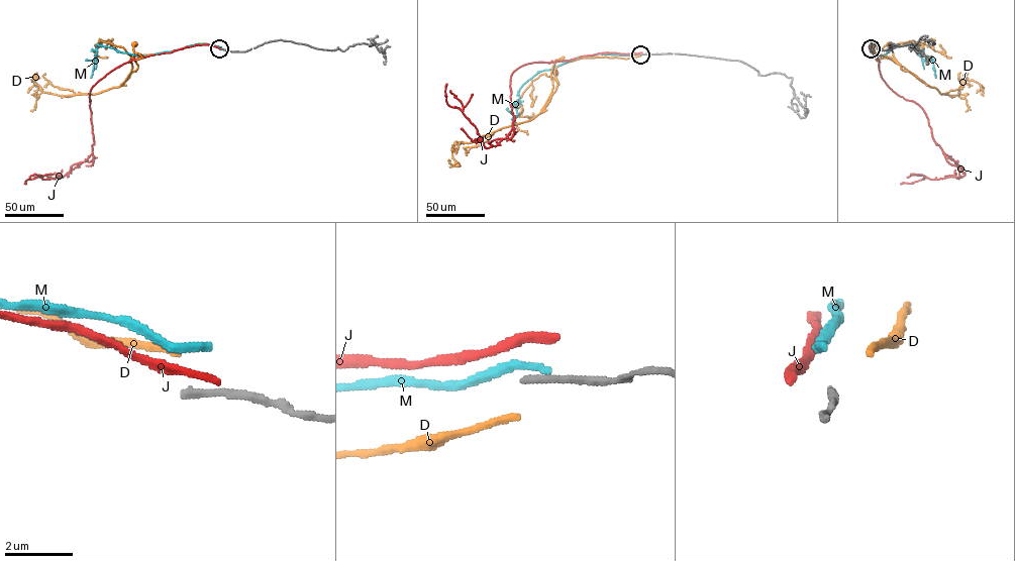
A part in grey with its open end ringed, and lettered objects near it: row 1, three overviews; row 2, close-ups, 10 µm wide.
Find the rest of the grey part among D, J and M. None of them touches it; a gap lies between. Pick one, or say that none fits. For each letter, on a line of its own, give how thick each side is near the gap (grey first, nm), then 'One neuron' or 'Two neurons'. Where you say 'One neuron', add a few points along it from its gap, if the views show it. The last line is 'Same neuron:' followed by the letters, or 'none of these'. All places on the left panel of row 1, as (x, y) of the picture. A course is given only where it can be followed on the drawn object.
D: Thickness 200 nm (grey) against 200 nm. Two neurons
J: Thickness 200 nm (grey) against 240 nm. Two neurons
M: Thickness 200 nm (grey) against 320 nm. Two neurons
Same neuron: none of these

